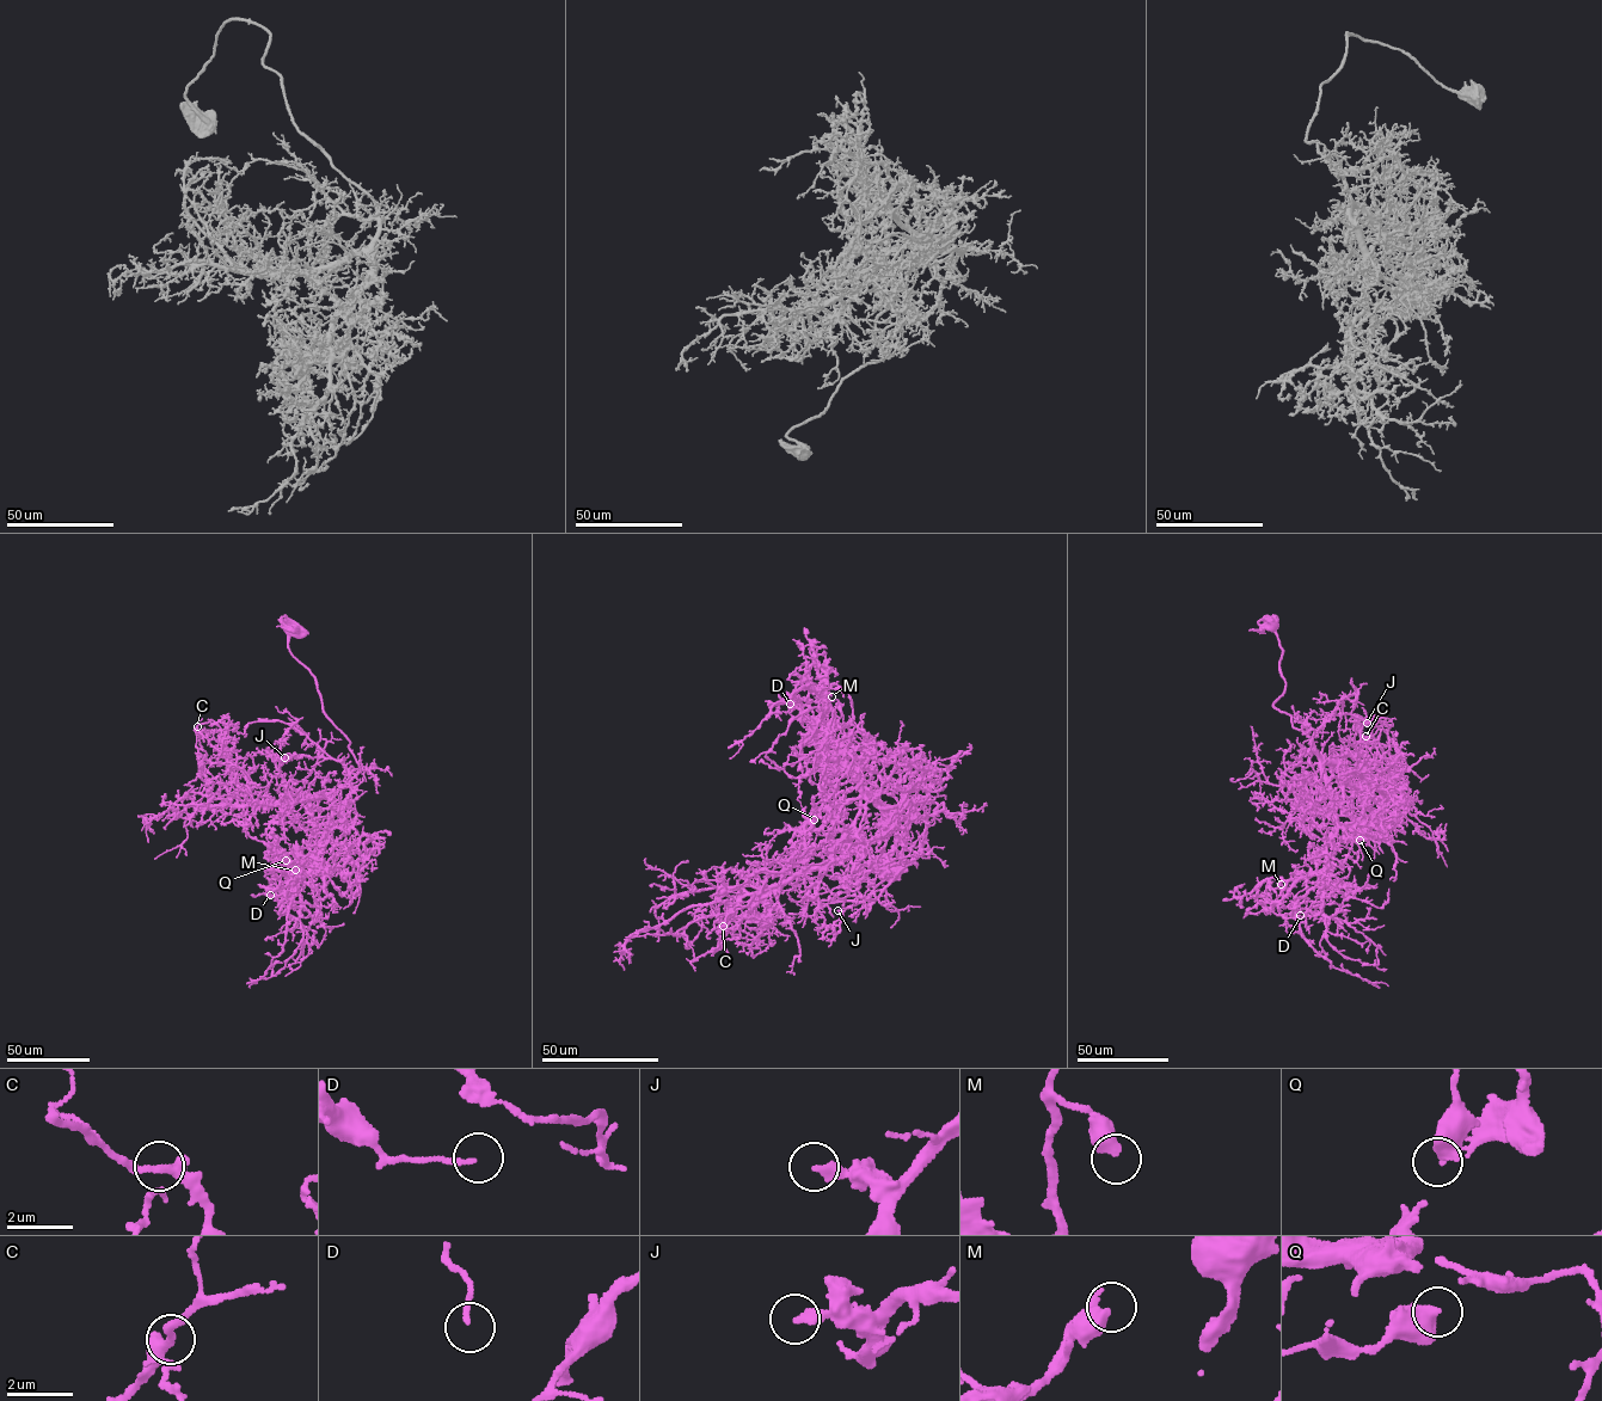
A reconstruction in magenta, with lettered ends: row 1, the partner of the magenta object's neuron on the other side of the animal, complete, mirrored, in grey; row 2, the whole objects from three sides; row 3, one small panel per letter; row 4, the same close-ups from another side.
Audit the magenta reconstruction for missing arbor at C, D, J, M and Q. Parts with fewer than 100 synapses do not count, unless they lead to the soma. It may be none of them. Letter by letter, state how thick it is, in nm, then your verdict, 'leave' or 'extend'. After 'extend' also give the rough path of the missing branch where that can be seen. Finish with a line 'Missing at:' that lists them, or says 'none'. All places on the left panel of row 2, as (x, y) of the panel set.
C: 280 nm thick; leave
D: 150 nm thick; leave
J: 300 nm thick; leave
M: 550 nm thick; leave
Q: 600 nm thick; leave
Missing at: none

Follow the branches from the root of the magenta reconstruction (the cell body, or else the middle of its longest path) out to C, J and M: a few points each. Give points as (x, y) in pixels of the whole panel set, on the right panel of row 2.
C: (1270, 625), (1286, 683), (1272, 707), (1290, 716), (1323, 761), (1372, 785), (1366, 736)
J: (1270, 625), (1286, 683), (1272, 707), (1291, 726), (1311, 737), (1336, 714), (1367, 723)
M: (1270, 625), (1286, 683), (1272, 707), (1314, 745), (1334, 828), (1325, 866), (1281, 884)

